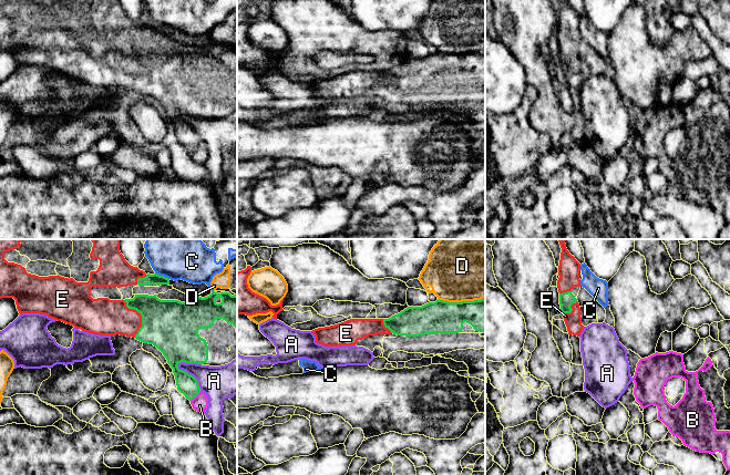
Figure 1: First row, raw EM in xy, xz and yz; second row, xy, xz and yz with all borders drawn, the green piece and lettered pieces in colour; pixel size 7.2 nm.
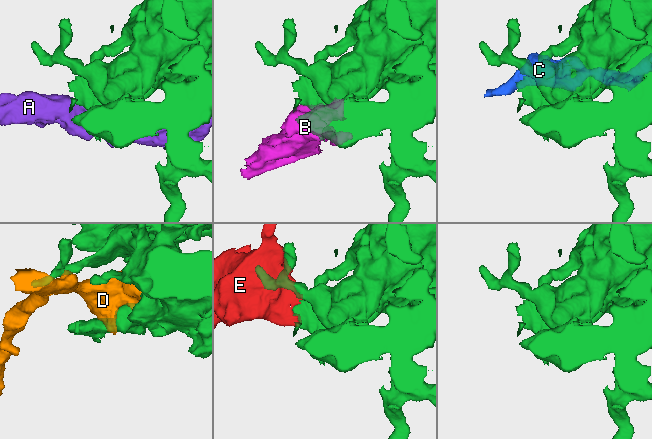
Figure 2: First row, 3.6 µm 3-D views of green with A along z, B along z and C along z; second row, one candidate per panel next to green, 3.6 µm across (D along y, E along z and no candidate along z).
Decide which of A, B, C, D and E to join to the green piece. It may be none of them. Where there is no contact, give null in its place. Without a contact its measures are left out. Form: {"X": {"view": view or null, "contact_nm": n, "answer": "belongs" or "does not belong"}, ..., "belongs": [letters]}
{"A": {"view": "xy", "contact_nm": 280, "answer": "does not belong"}, "B": {"view": "xy", "contact_nm": 100, "answer": "does not belong"}, "C": {"view": "xy", "contact_nm": 120, "answer": "does not belong"}, "D": {"view": "xz", "contact_nm": 340, "answer": "does not belong"}, "E": {"view": "xy", "contact_nm": 280, "answer": "belongs"}, "belongs": ["E"]}

